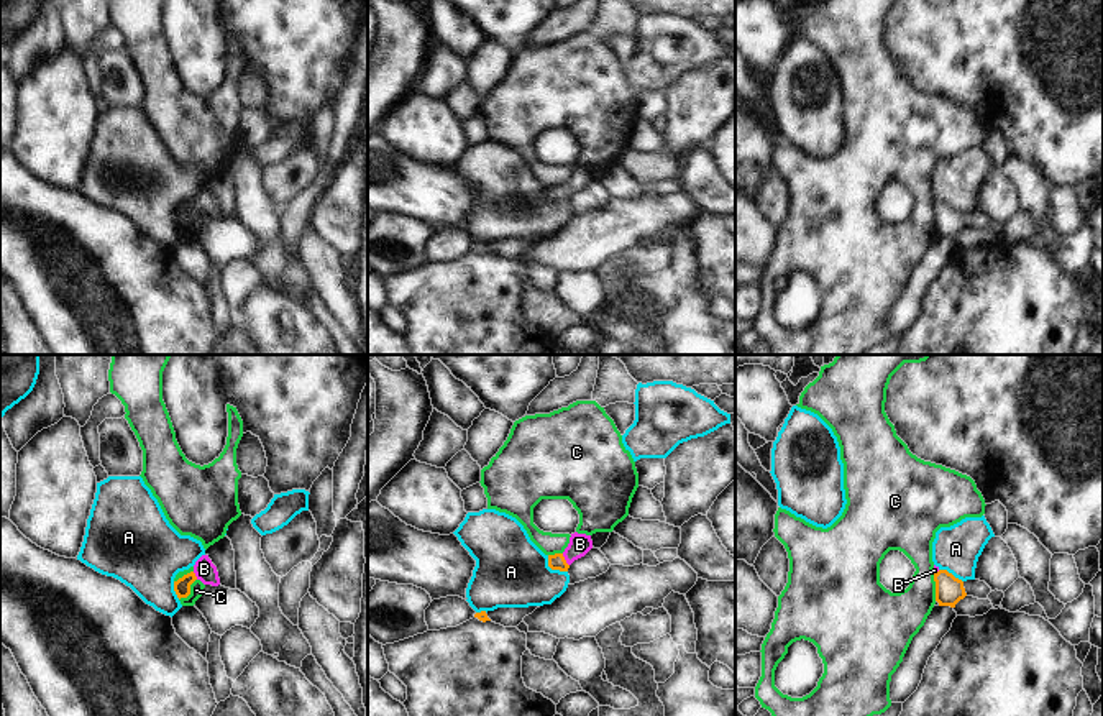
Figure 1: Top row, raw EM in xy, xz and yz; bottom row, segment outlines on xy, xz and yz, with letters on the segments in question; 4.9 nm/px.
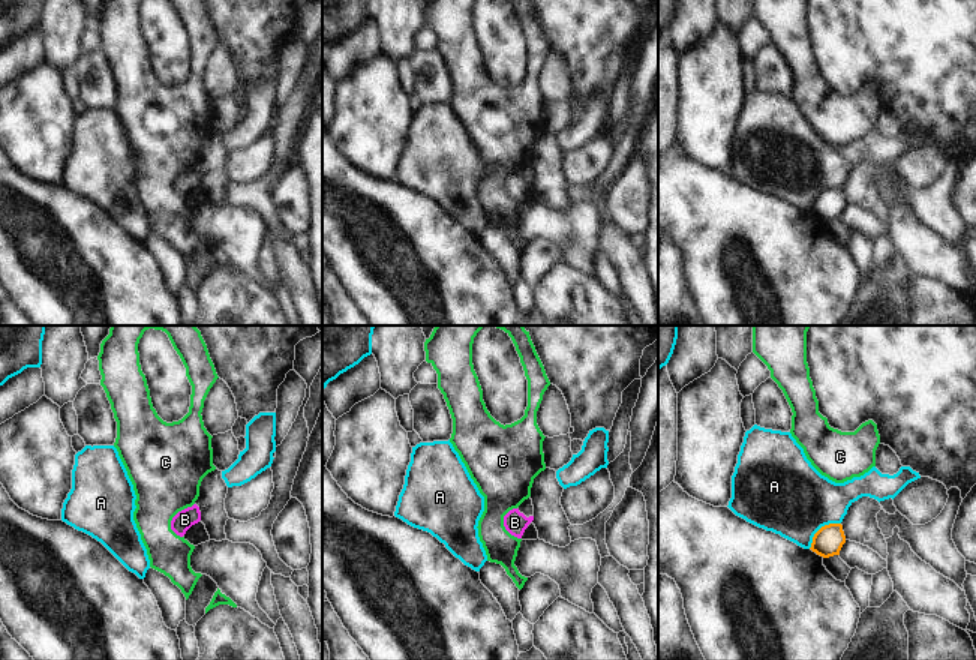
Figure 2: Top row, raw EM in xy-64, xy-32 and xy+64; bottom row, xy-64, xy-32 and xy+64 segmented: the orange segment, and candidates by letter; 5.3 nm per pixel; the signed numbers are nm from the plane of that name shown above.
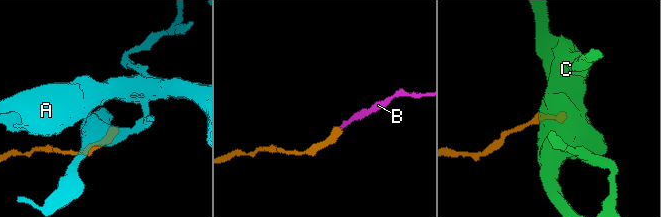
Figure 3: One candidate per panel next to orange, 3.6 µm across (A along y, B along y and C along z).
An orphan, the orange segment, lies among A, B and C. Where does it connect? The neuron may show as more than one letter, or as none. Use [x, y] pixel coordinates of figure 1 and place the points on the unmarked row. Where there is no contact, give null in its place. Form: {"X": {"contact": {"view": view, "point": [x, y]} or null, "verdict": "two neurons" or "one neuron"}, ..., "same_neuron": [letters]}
{"A": {"contact": {"view": "xz", "point": [553, 201]}, "verdict": "two neurons"}, "B": {"contact": {"view": "xz", "point": [565, 192]}, "verdict": "one neuron"}, "C": {"contact": {"view": "yz", "point": [936, 219]}, "verdict": "two neurons"}, "same_neuron": ["B"]}

